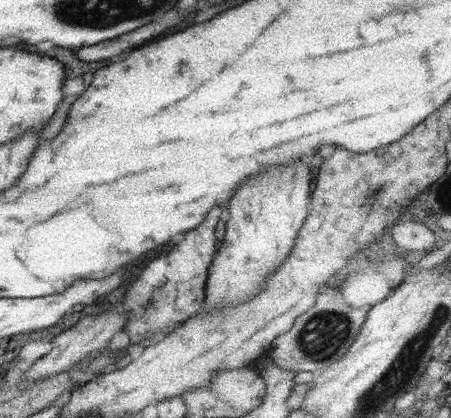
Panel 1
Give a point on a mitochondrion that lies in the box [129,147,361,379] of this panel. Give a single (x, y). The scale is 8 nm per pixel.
(326, 333)

